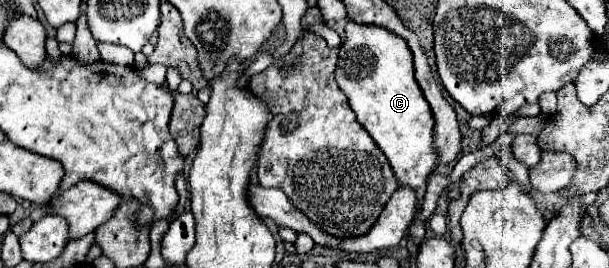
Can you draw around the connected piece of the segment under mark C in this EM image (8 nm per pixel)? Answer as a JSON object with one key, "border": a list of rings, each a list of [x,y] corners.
{"border":[[[349,20],[346,41],[340,47],[336,83],[348,97],[358,123],[388,157],[396,179],[418,193],[420,209],[426,179],[436,169],[436,151],[432,145],[434,118],[426,99],[422,99],[418,81],[414,79],[412,51],[408,43],[384,27],[358,25]]]}

